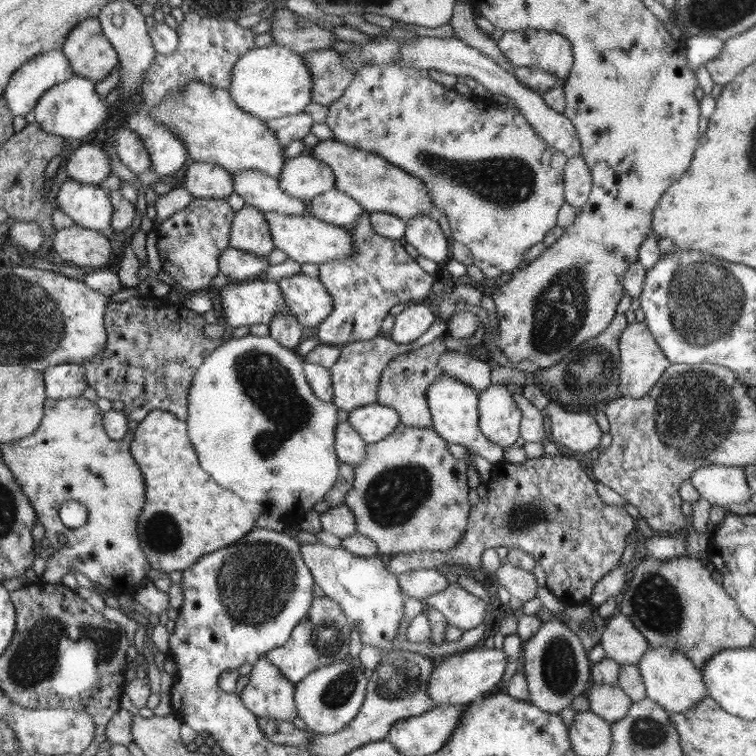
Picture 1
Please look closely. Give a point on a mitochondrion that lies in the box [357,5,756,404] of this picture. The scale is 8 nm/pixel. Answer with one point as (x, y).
(705, 300)

